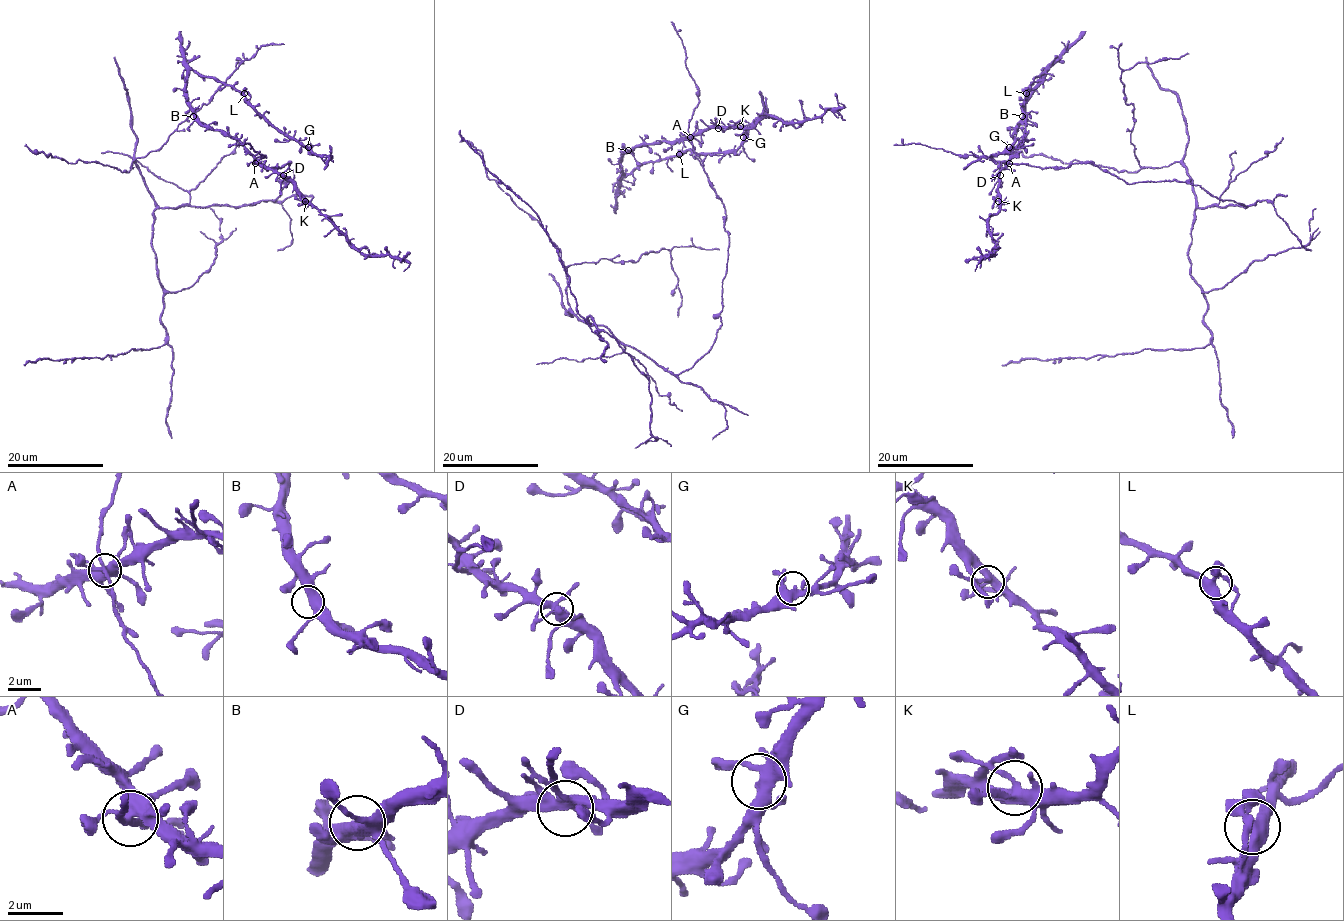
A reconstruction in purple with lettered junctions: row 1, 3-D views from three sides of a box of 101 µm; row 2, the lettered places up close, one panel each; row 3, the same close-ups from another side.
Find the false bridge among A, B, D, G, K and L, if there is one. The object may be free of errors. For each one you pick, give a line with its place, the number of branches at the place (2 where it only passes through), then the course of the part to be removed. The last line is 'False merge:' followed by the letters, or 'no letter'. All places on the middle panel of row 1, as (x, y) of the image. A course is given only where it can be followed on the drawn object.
False merge: no letter

